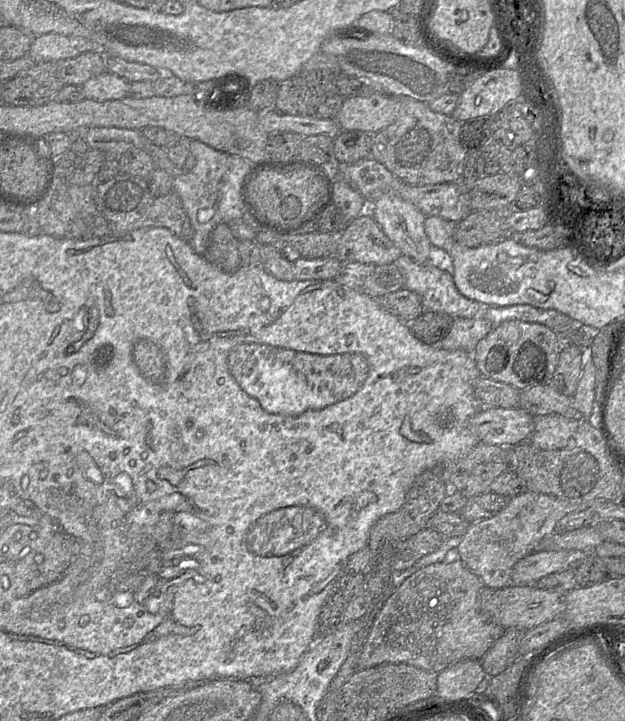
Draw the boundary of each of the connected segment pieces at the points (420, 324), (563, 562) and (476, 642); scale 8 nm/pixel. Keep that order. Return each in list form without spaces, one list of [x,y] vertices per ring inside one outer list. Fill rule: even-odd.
[[[423,312],[418,318],[407,322],[413,335],[420,341],[439,346],[448,335],[454,318],[439,312]]]
[[[567,551],[531,552],[512,569],[513,585],[532,585],[550,574],[569,569],[572,553]]]
[[[448,559],[448,561],[430,564],[417,570],[405,579],[384,602],[358,658],[357,670],[381,664],[408,664],[439,673],[464,659],[481,660],[506,630],[480,611],[478,594],[482,586],[479,577],[458,559]]]

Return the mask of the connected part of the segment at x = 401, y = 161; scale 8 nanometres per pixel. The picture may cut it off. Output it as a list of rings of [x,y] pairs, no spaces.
[[[412,98],[397,99],[399,116],[392,125],[373,135],[370,157],[410,185],[424,186],[462,180],[467,156],[460,139],[462,123],[451,115],[434,112],[424,102]]]

